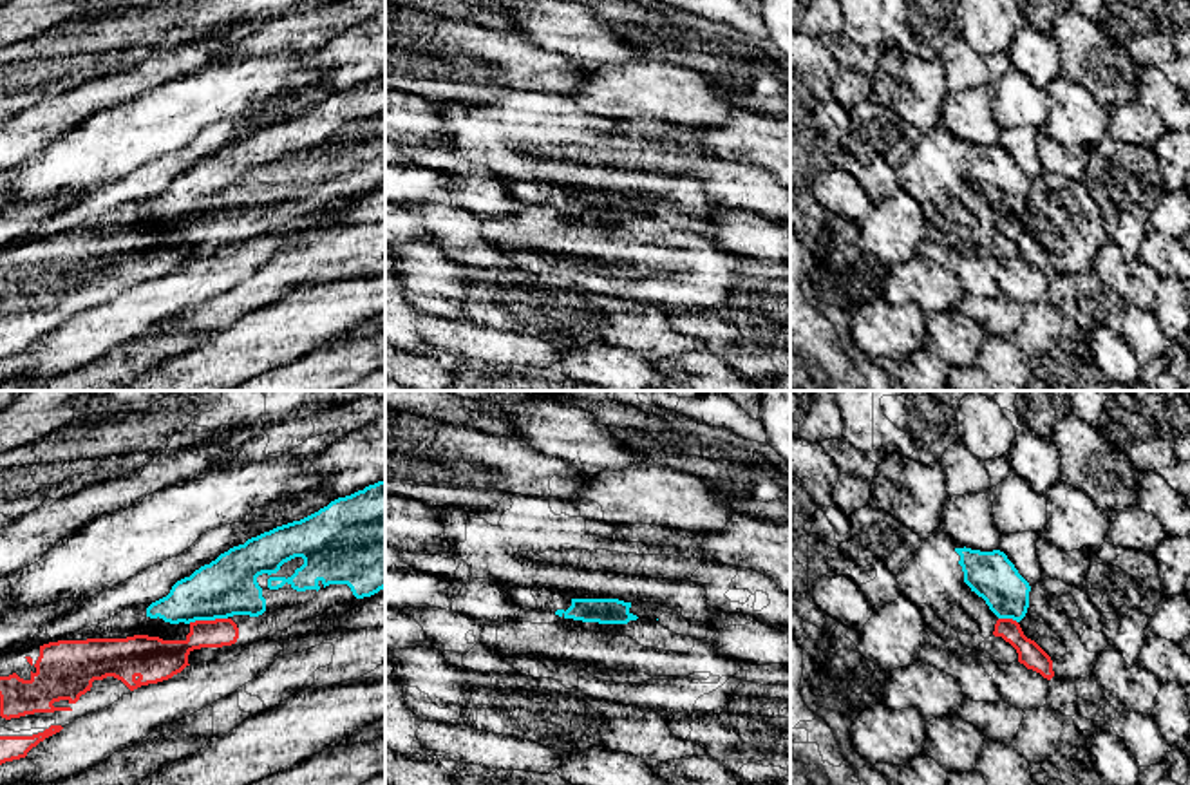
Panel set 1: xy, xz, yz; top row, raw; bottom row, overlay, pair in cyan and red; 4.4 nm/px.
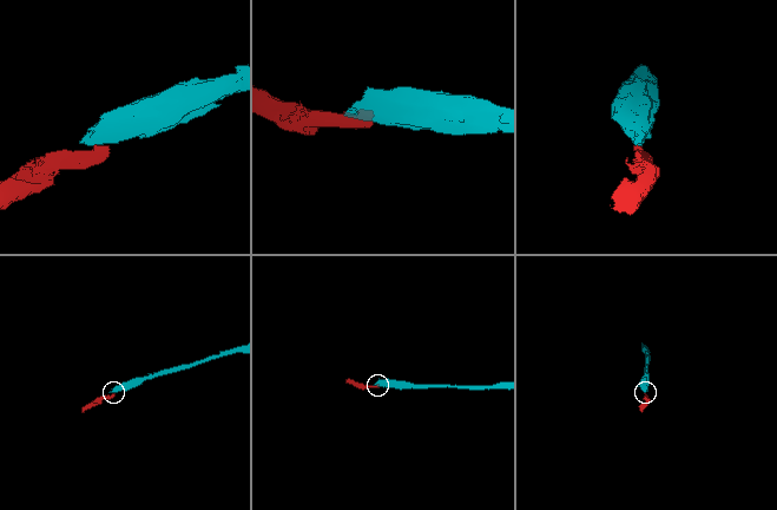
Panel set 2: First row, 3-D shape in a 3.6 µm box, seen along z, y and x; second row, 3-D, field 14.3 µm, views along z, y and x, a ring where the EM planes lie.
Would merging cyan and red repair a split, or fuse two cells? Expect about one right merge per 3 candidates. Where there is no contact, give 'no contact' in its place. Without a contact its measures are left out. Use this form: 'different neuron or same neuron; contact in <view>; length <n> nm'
different neuron; contact in xy; length 180 nm

